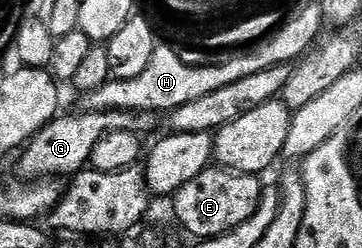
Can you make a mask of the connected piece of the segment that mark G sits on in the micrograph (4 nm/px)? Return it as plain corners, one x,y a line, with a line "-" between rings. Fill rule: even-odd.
84,109
81,112
81,115
61,114
28,140
18,155
21,180
71,177
77,171
83,171
89,166
94,153
94,145
98,145
98,141
102,141
102,137
106,137
112,131
145,133
144,131
150,130
155,125
157,119
157,116
151,111
137,113
134,111
89,111

